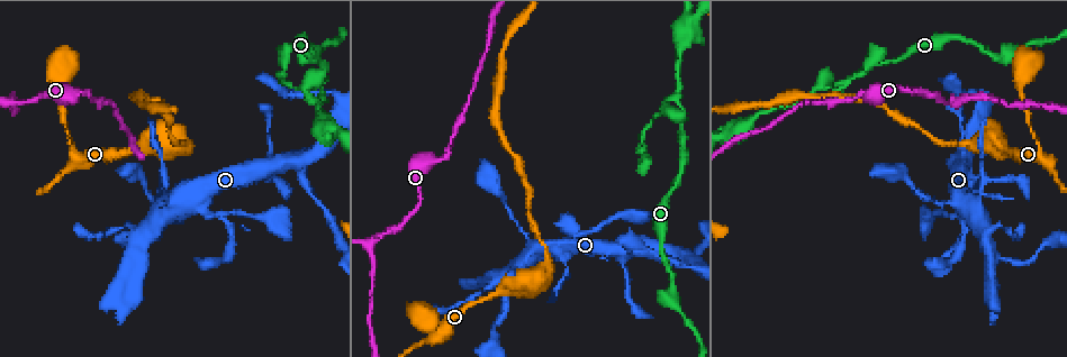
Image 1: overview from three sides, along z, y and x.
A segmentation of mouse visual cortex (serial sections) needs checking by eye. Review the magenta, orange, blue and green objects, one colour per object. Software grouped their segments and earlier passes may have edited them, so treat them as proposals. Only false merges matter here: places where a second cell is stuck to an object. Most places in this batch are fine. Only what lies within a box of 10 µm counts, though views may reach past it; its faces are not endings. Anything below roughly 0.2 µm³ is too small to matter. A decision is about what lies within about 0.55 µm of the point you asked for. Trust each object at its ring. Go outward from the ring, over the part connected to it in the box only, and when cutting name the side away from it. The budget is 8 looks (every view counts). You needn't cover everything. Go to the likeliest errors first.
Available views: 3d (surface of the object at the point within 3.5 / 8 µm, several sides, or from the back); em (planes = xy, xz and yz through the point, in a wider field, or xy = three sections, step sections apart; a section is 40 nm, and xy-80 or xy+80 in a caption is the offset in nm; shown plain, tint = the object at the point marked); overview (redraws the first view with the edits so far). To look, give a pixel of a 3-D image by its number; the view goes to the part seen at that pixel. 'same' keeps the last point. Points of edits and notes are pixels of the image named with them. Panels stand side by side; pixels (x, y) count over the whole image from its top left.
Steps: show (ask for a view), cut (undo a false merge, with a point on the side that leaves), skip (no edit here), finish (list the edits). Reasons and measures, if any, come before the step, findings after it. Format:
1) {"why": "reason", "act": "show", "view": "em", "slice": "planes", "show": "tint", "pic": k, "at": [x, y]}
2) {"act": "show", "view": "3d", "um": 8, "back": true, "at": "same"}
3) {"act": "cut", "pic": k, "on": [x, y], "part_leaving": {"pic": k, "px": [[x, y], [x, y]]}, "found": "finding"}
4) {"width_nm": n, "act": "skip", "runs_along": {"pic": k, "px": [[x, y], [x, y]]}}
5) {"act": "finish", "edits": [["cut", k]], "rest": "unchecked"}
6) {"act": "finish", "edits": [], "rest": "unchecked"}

{"act": "show", "view": "3d", "um": 3.5, "pic": 1, "at": [325, 94]}

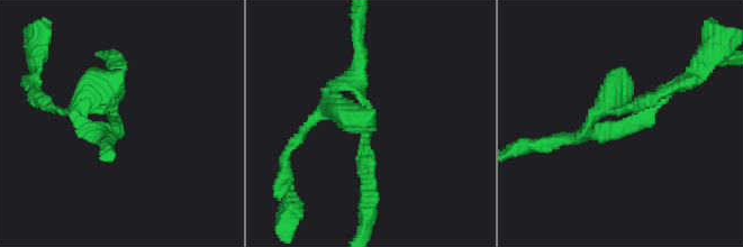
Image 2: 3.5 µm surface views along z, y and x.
{"act": "show", "view": "em", "slice": "planes", "show": "tint", "pic": 2, "at": [626, 119]}

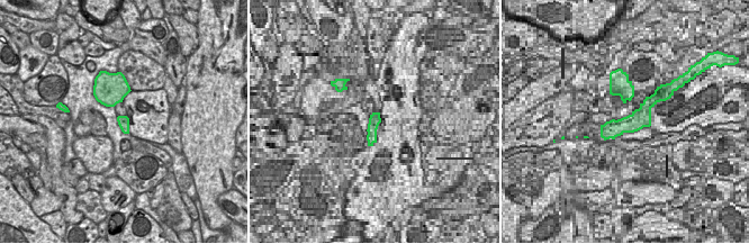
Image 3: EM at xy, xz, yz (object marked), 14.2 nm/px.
{"width_nm": 160, "act": "skip", "runs_along": {"pic": 2, "px": [[685, 79], [636, 120], [561, 137]]}, "found": "one cell here"}

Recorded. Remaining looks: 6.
{"why": "thick turns thin", "act": "show", "view": "3d", "um": 3.5, "pic": 1, "at": [545, 265]}

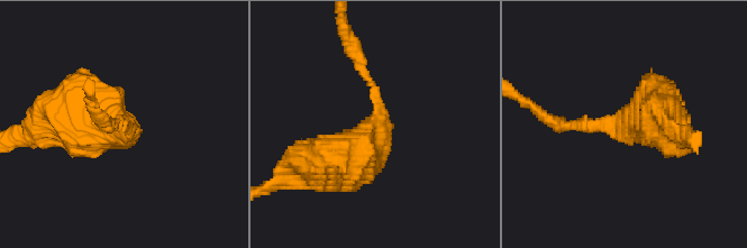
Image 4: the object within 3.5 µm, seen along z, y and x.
{"arm_widths_nm": [150, 600], "why": "now the EM", "act": "show", "view": "em", "slice": "xy", "step": 2, "show": "tint", "pic": 4, "at": [124, 125]}

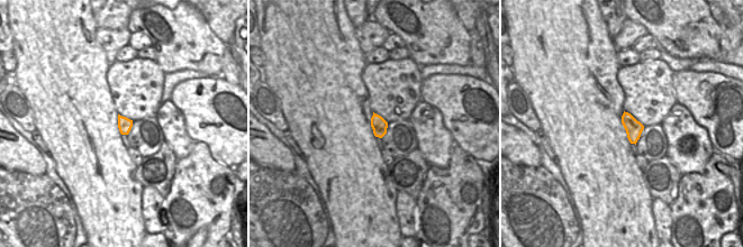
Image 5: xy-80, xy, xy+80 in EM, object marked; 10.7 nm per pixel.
{"act": "skip", "runs_along": {"pic": 4, "px": [[672, 128], [554, 121]]}, "found": "one cell here"}

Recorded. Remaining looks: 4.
{"why": "abrupt turn", "act": "show", "view": "3d", "um": 8, "pic": 1, "at": [11, 100]}

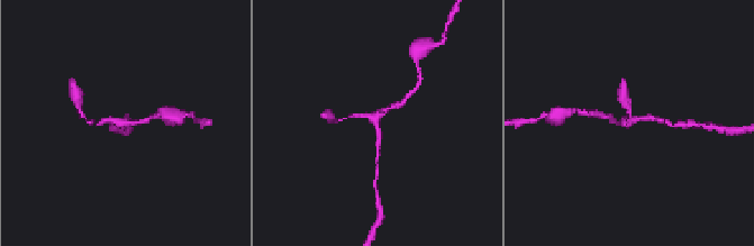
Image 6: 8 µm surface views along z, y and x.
{"act": "show", "view": "3d", "um": 3.5, "back": true, "at": "same"}

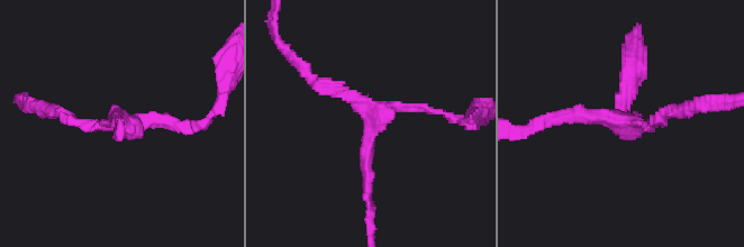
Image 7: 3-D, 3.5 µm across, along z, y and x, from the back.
{"why": "need the tissue", "act": "show", "view": "em", "slice": "xy", "step": 1, "show": "tint", "pic": 7, "at": [636, 125]}

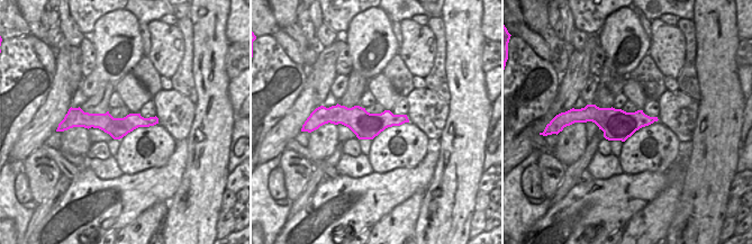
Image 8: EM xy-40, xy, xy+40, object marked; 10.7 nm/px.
{"act": "skip", "found": "all the same cell"}

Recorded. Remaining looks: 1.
{"act": "finish", "edits": [], "rest": "unchecked"}

